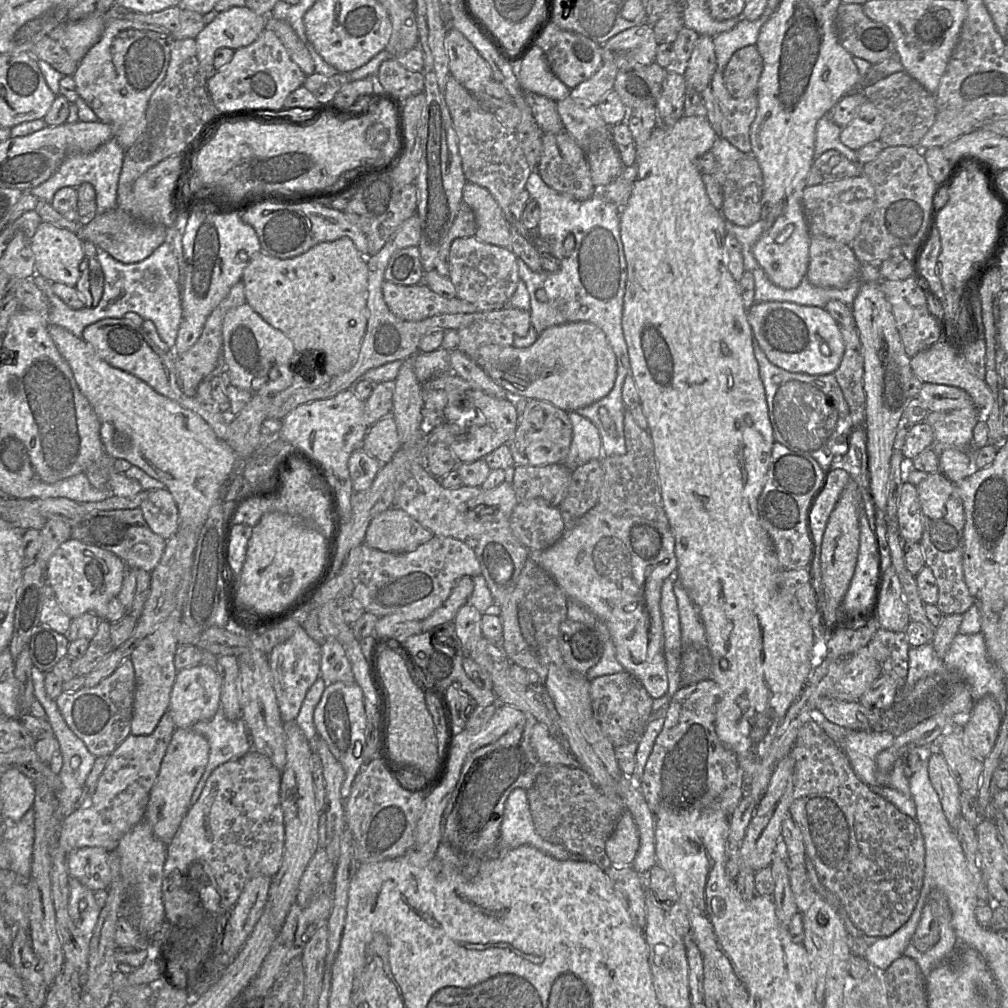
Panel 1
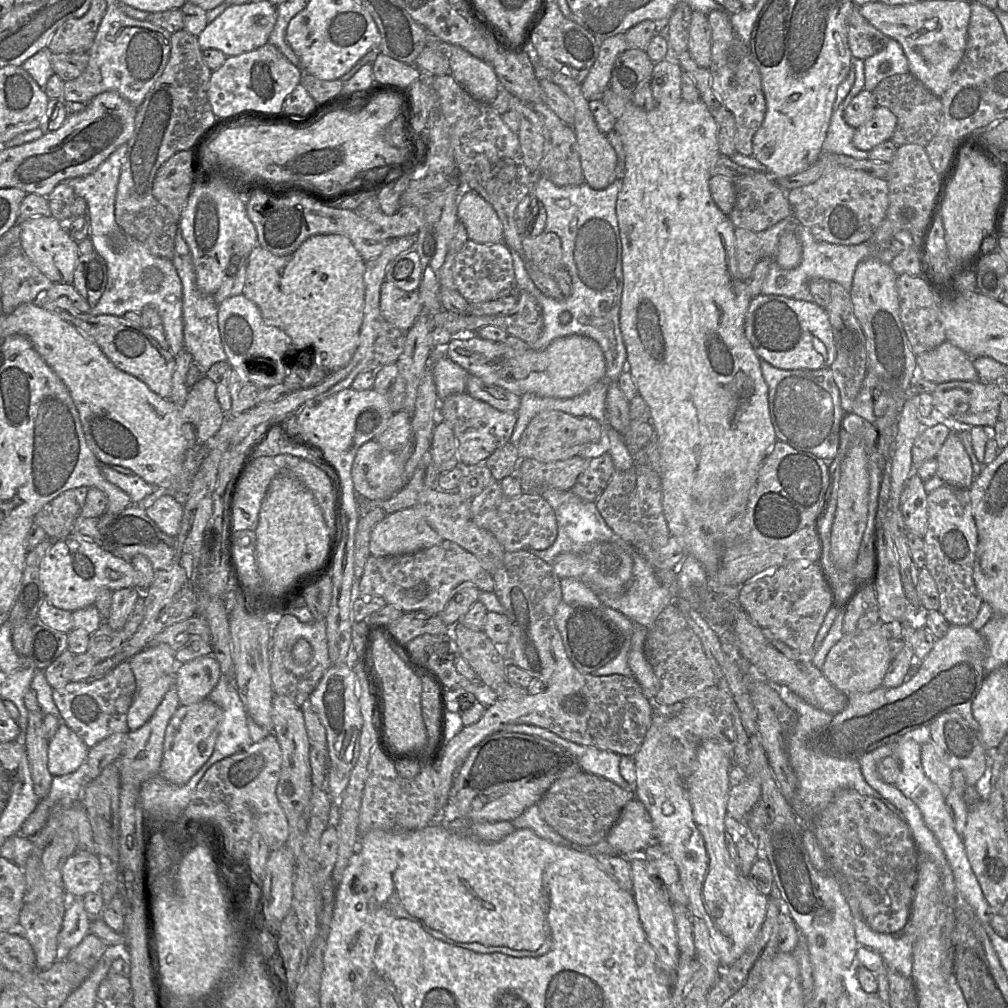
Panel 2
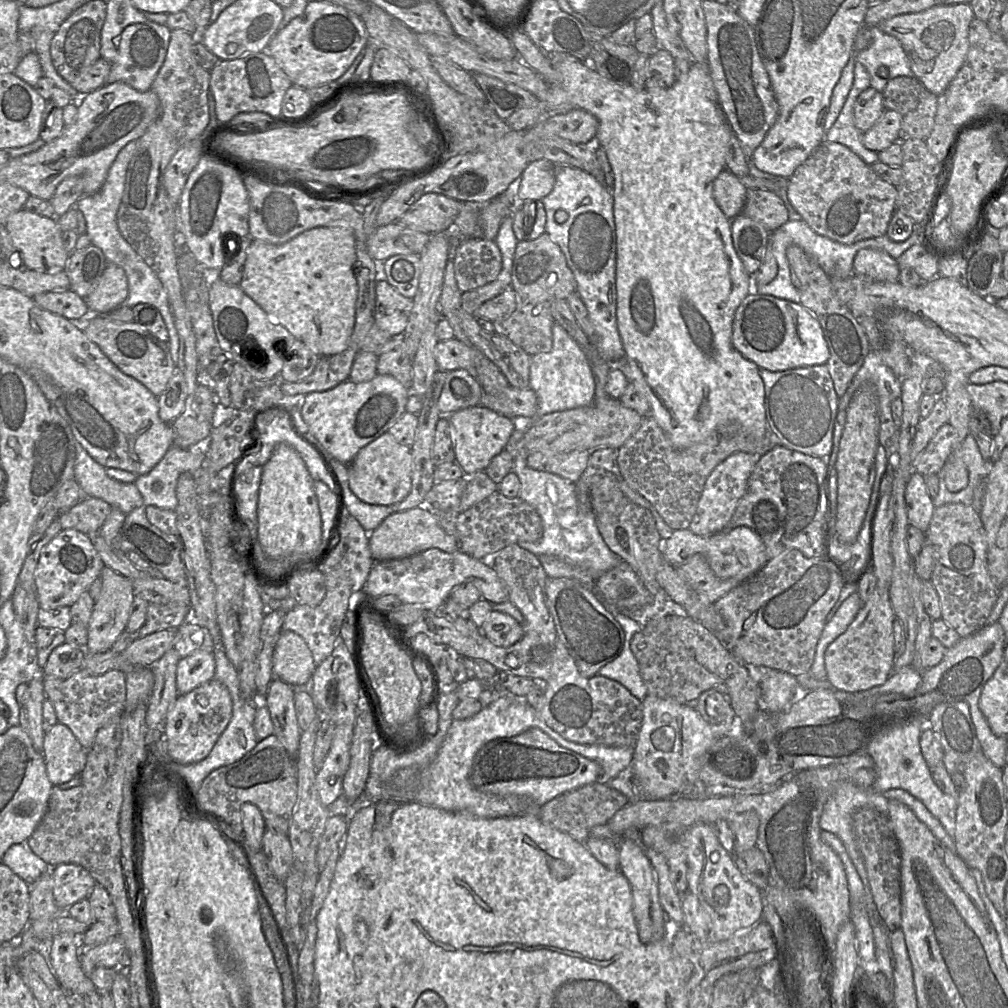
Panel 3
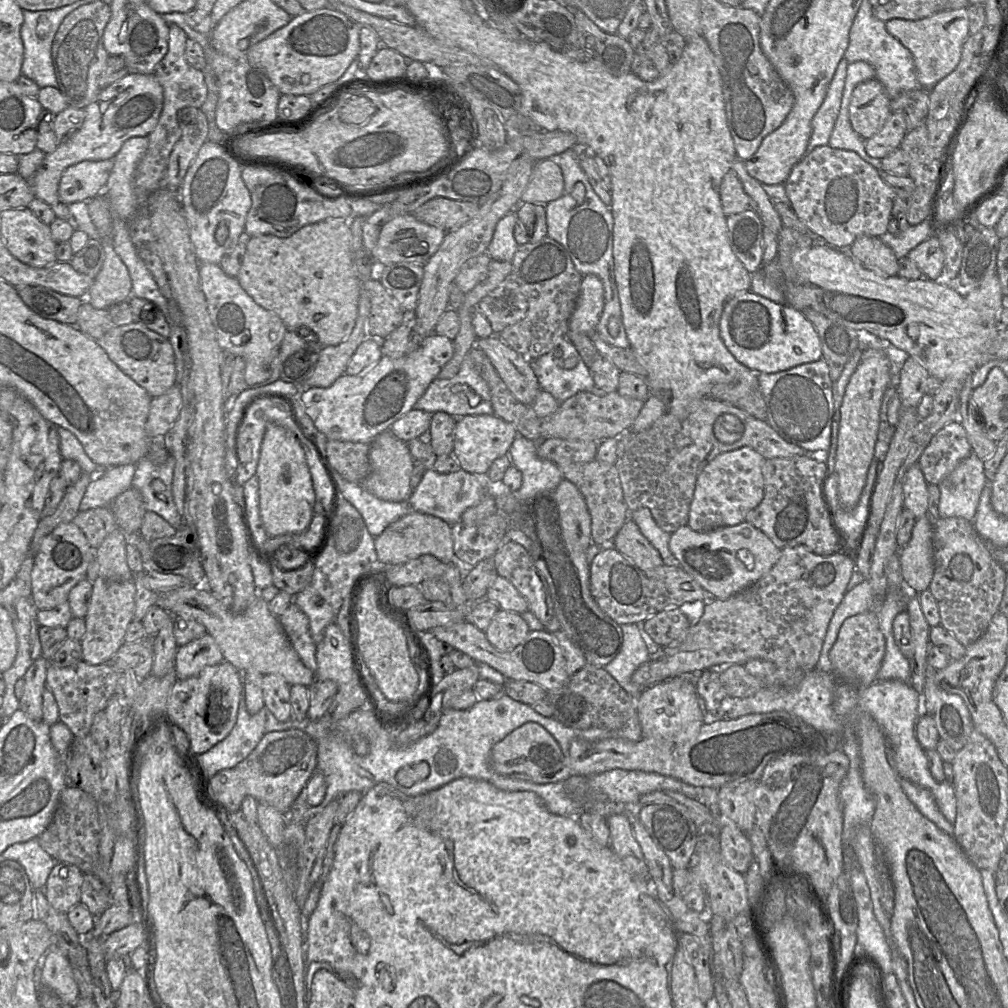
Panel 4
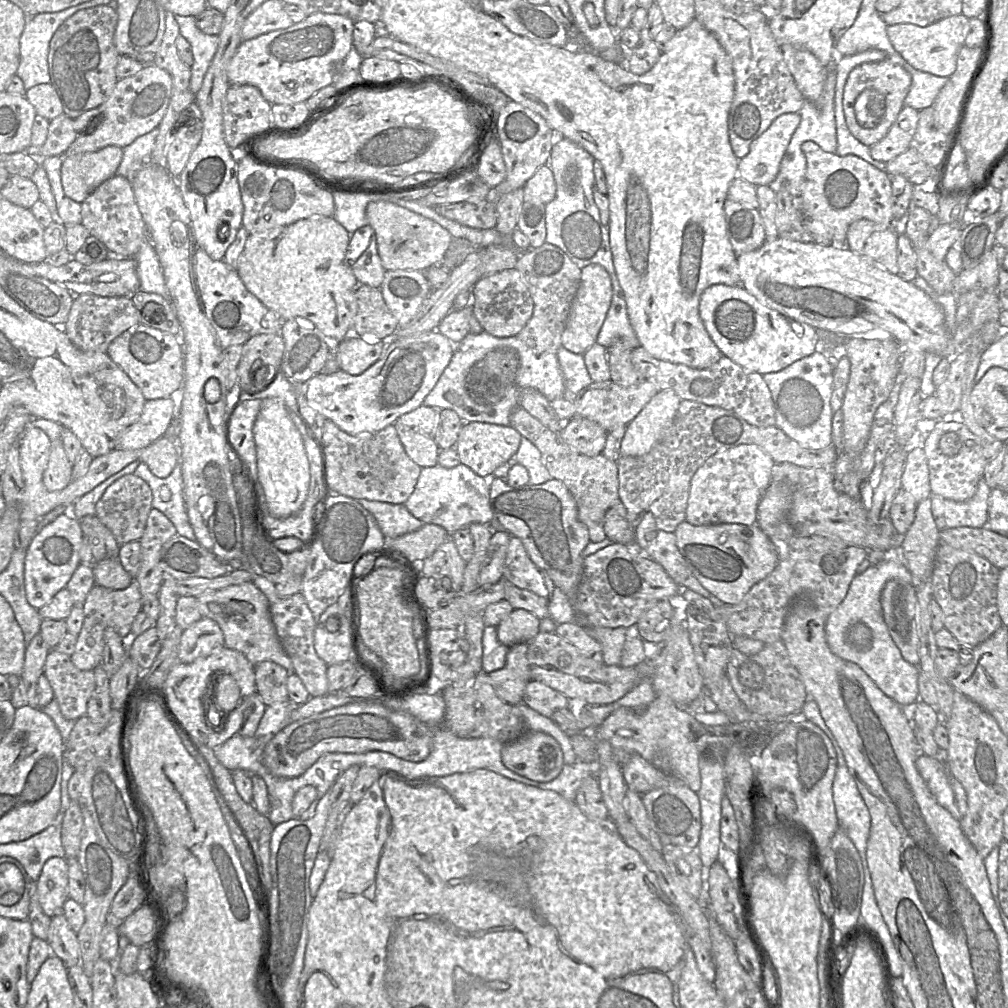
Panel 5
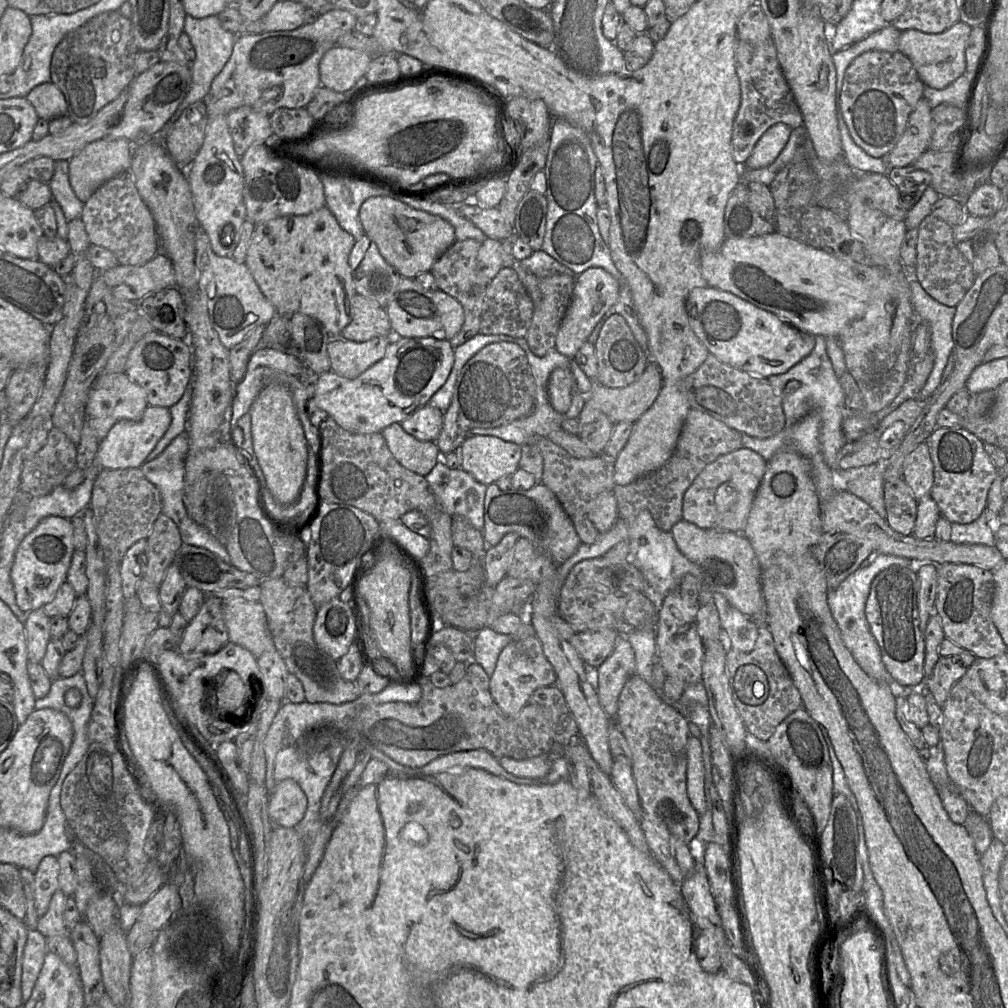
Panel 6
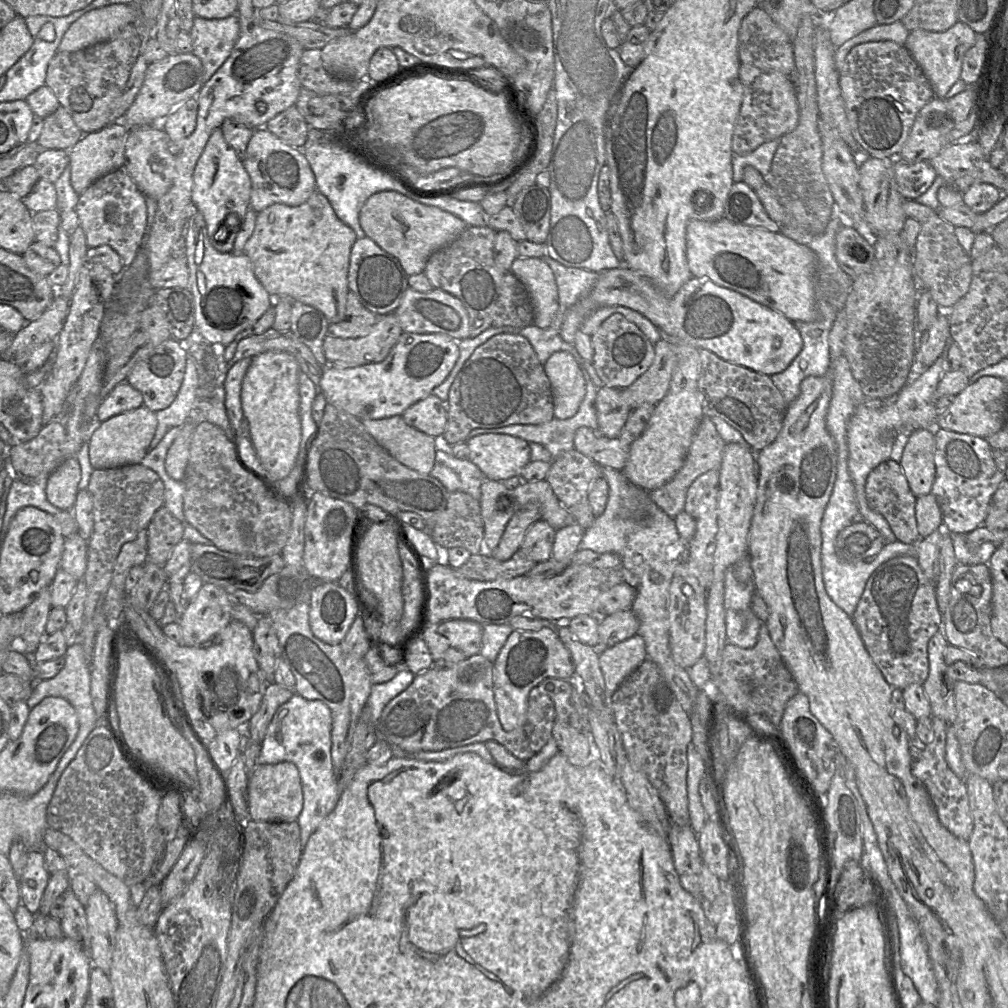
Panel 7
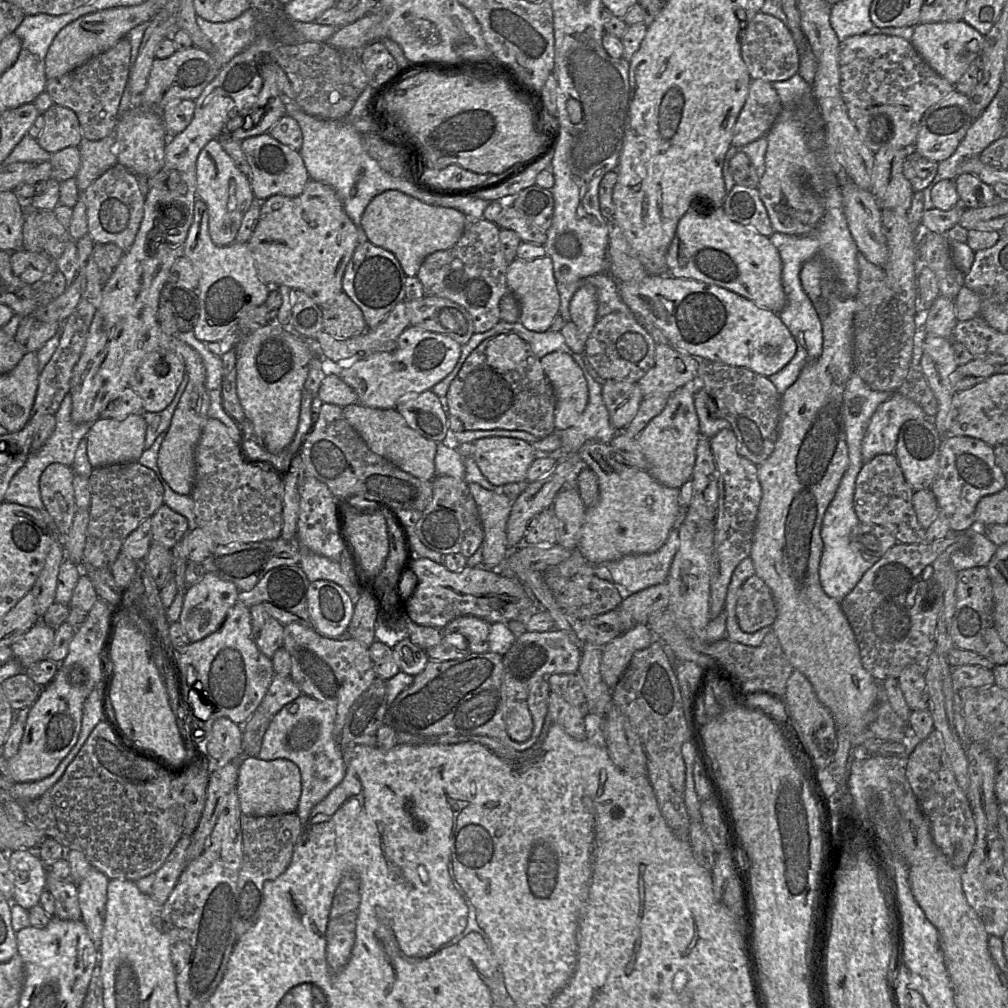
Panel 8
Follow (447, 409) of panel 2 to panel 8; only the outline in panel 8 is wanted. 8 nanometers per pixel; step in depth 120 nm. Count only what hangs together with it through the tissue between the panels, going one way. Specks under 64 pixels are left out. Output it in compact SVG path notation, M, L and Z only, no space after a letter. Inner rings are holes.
M507 437L476 440L472 458L483 476L496 487L527 483L527 471L535 460L531 444Z

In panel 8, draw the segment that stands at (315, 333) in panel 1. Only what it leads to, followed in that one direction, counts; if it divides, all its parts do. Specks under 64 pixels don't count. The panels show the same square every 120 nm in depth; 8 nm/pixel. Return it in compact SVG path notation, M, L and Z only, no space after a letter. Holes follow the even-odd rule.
M309 179L298 196L276 194L261 202L258 221L248 240L258 276L265 284L302 290L319 306L334 300L342 292L342 278L358 244L357 228L346 214L335 190L313 179Z

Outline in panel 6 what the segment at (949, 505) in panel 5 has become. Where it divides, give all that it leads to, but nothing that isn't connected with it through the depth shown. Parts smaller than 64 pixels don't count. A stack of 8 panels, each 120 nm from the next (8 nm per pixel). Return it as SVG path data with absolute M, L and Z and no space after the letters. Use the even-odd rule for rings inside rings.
M986 508L975 521L969 524L951 524L951 539L956 544L981 544L994 546L994 526L996 517Z

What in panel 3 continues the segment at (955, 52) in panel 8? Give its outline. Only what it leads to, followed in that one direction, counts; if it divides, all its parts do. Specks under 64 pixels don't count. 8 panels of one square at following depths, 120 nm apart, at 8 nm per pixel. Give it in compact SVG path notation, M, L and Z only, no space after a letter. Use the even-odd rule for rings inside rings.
M970 4L937 5L918 13L894 16L877 26L901 43L914 77L939 96L949 87L965 62L969 49L969 27L974 19Z

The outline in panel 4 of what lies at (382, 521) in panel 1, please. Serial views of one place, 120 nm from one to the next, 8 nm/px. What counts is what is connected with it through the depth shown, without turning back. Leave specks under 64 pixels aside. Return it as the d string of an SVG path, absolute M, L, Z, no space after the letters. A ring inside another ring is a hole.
M412 510L375 537L374 545L380 567L403 564L425 554L444 563L456 562L451 529L452 526L441 518Z

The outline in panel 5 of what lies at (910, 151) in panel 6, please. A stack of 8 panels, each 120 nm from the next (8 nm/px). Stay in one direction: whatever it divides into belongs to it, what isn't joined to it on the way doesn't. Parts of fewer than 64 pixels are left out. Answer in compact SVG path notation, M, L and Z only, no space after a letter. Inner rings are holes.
M904 106L883 139L870 147L873 159L888 163L905 152L910 146L917 129L919 111Z

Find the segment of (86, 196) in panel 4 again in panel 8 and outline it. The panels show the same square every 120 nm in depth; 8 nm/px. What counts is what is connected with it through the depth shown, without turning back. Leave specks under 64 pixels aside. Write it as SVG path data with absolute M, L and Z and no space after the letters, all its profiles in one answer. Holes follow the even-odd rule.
M114 134L98 141L82 139L78 146L81 163L75 176L77 187L81 192L118 163L115 142Z

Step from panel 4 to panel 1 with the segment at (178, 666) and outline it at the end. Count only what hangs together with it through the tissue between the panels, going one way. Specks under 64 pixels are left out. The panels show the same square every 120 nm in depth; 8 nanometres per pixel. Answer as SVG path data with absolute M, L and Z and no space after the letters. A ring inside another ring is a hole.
M198 664L176 673L168 706L176 728L190 728L198 722L209 721L219 708L220 678L215 668Z

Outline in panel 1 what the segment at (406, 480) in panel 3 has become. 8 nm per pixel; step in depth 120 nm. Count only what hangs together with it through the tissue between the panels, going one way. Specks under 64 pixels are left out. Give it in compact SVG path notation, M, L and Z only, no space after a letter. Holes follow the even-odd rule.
M363 448L356 449L349 458L348 468L354 492L369 489L383 464Z

